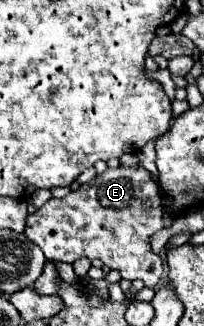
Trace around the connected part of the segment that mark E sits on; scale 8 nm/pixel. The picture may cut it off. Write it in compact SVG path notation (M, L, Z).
M142 166L136 168L108 168L106 172L98 174L90 184L80 186L76 192L70 192L64 198L52 198L42 208L38 208L34 214L28 214L26 218L26 230L24 236L40 246L46 258L60 260L60 262L74 262L78 258L100 258L108 268L120 270L122 278L128 280L144 280L146 286L156 286L162 274L162 260L160 256L150 254L150 234L158 232L164 216L162 206L162 194L160 188L152 182L152 176Z

